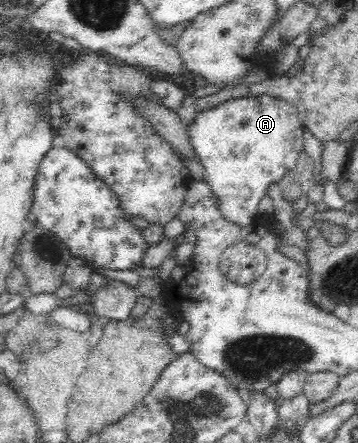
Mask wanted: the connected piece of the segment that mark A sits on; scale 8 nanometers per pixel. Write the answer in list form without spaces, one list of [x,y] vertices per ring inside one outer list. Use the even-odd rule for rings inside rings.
[[[257,95],[231,98],[211,108],[198,110],[192,121],[186,125],[185,133],[196,160],[203,165],[204,182],[216,199],[216,208],[223,220],[240,227],[250,226],[259,217],[257,205],[263,199],[267,185],[273,181],[278,182],[283,174],[291,171],[299,153],[304,149],[302,131],[305,127],[298,111],[282,99]]]

